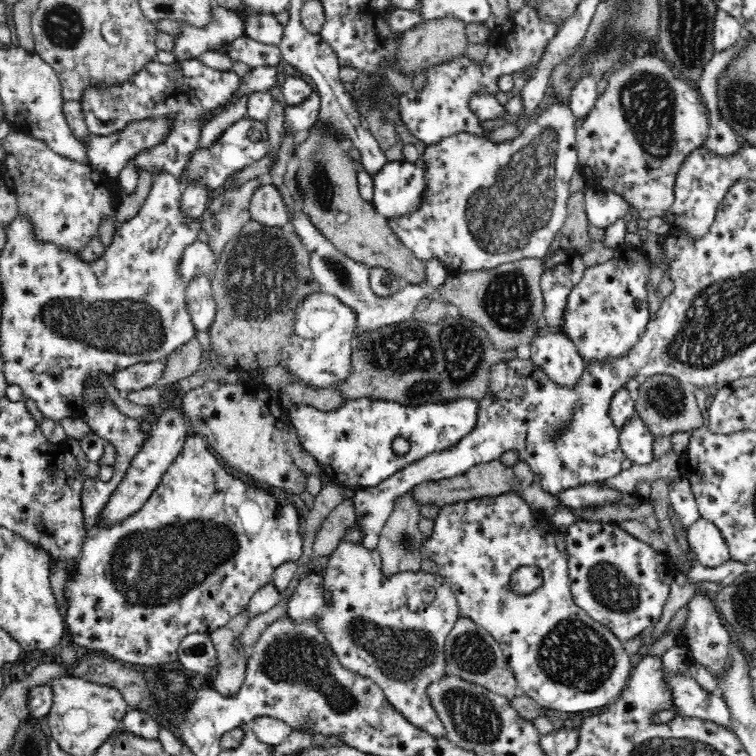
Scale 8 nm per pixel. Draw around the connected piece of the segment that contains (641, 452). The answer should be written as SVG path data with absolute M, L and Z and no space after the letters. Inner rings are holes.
M632 415L622 424L618 432L622 450L633 464L652 462L652 442L654 442L655 435L648 429L642 416Z

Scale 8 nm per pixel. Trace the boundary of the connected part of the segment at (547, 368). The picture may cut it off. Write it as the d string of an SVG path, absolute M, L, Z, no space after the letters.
M554 333L533 342L530 359L558 387L574 388L583 377L585 366L574 344Z

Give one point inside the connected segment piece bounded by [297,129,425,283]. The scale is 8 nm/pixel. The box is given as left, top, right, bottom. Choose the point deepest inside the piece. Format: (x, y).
(333, 200)

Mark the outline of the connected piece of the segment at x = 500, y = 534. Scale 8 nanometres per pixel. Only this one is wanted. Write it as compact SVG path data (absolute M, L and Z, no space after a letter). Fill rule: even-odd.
M506 493L497 497L478 497L459 499L456 502L444 502L439 508L438 516L434 519L434 526L430 536L422 538L422 554L424 558L430 558L437 565L437 574L443 577L450 590L454 593L457 600L459 614L466 616L476 622L482 629L486 629L487 633L499 643L500 649L505 657L505 664L508 670L514 675L517 686L525 691L527 696L538 703L543 709L553 709L554 711L562 712L583 712L592 710L592 708L606 707L609 703L614 702L619 698L619 695L624 691L627 682L630 678L632 662L628 652L624 650L624 643L618 639L606 626L594 620L578 603L574 600L571 591L571 578L569 575L569 559L564 551L560 550L557 543L558 529L552 524L546 524L544 520L534 522L530 516L534 516L532 508L528 506L528 502L522 498L520 493ZM536 565L542 571L543 580L539 588L534 590L532 594L526 596L518 596L510 589L506 588L510 572L516 570L518 566Z

